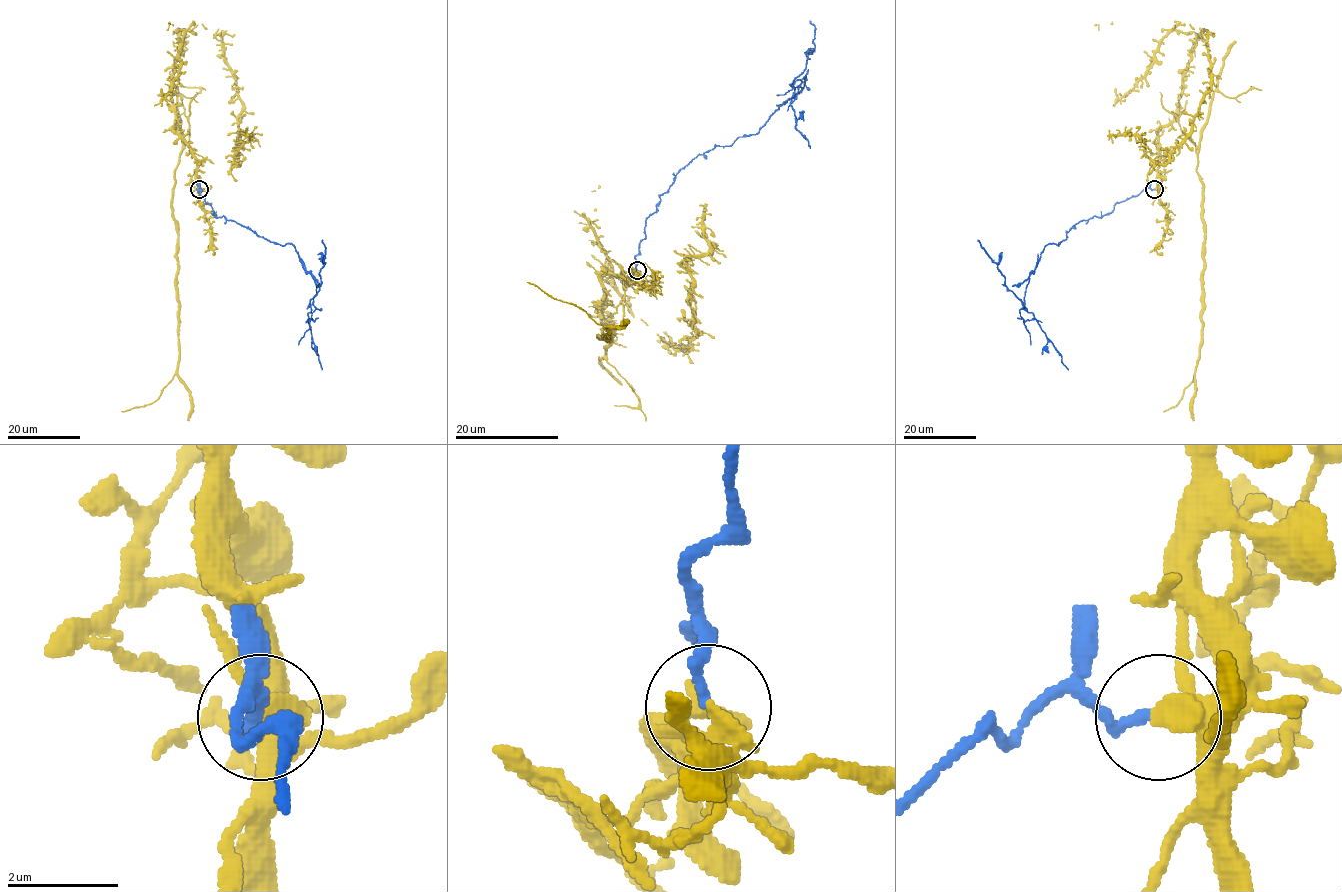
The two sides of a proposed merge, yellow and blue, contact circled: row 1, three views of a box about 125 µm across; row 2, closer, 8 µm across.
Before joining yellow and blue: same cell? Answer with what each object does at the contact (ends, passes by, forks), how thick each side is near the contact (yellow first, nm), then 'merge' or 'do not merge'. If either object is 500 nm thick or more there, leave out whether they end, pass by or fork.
yellow passes by; blue ends; calibres 300 and 170 nm; do not merge

